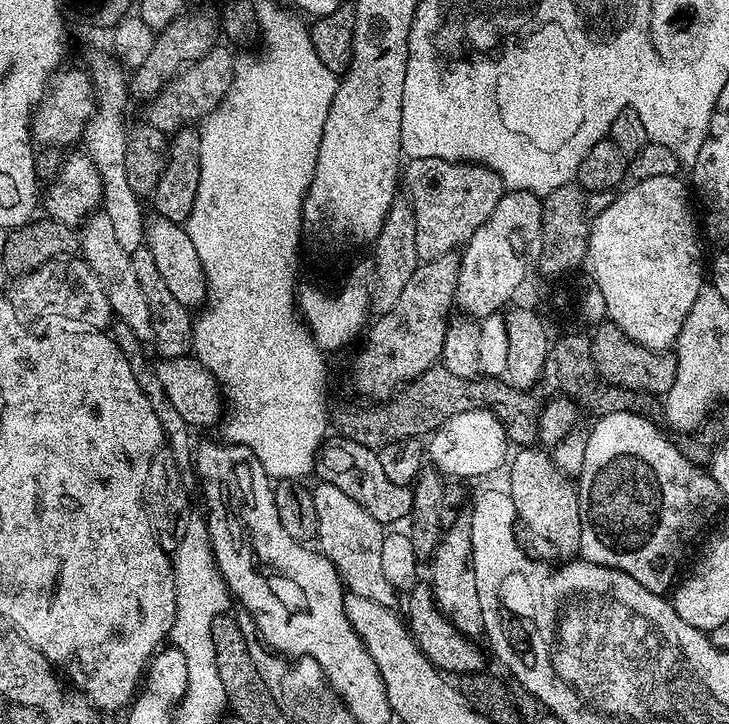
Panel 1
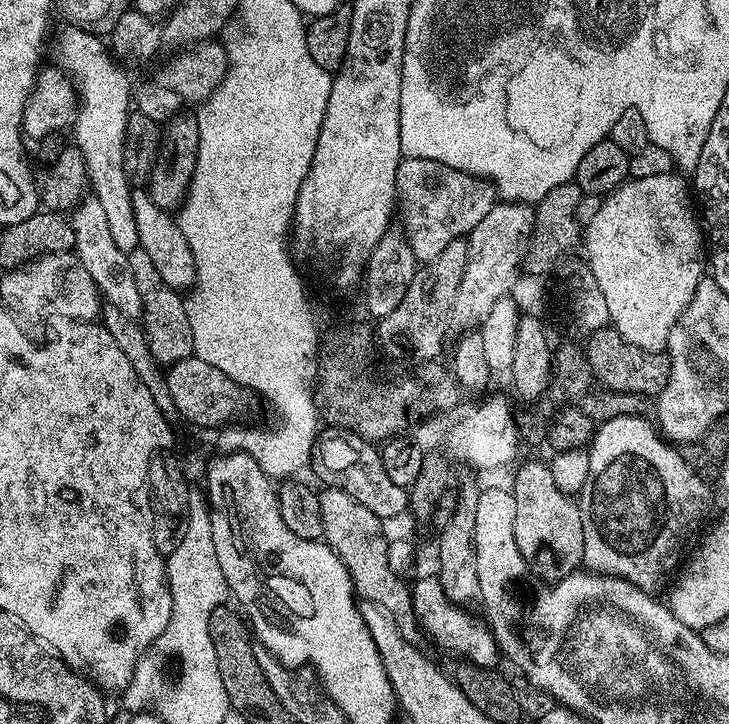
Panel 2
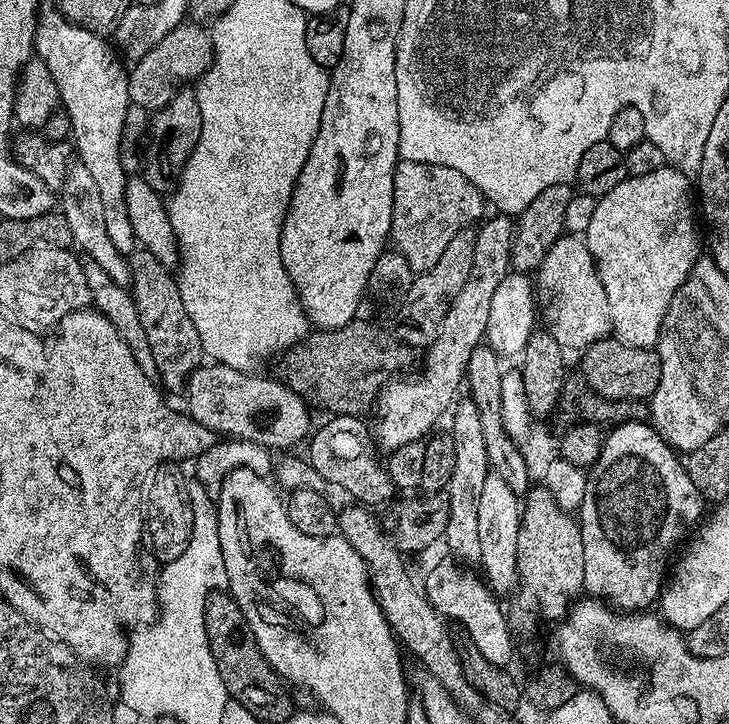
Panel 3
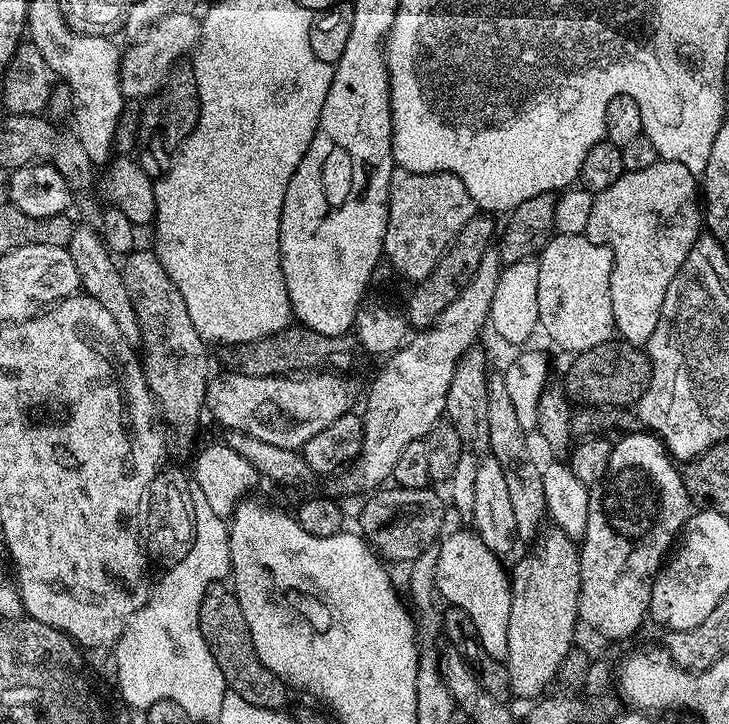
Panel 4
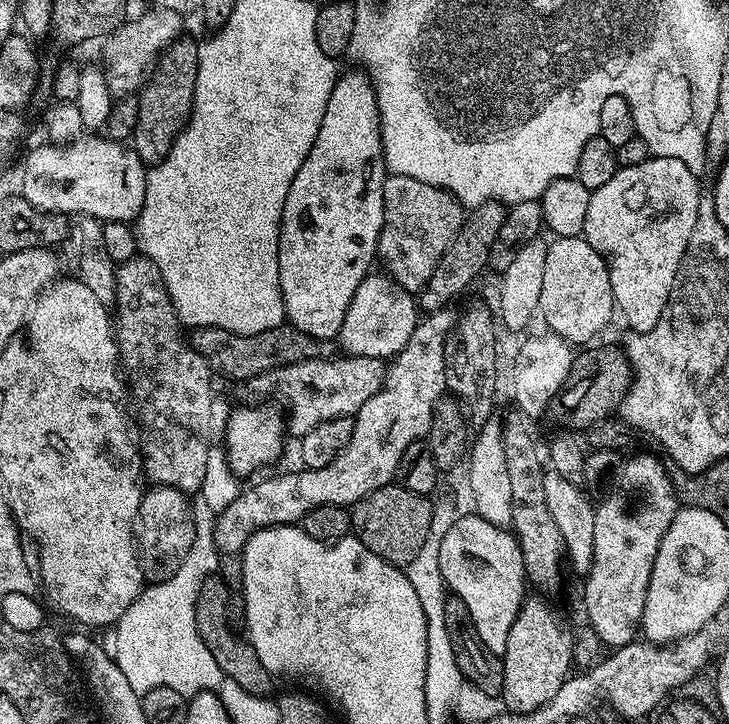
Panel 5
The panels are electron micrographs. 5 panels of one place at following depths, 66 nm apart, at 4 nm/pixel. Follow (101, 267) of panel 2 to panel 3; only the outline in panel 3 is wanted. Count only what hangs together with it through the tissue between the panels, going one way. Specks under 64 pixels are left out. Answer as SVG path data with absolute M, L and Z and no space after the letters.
M78 160L69 163L60 197L62 197L60 210L64 213L64 217L70 225L73 243L78 248L80 246L83 250L81 250L81 253L83 255L88 254L91 263L102 267L102 270L106 271L106 274L113 278L114 282L124 287L129 287L131 285L132 272L129 270L127 257L122 256L111 244L107 235L102 197L99 196L98 186L95 185L90 170L86 169L86 166L82 165Z

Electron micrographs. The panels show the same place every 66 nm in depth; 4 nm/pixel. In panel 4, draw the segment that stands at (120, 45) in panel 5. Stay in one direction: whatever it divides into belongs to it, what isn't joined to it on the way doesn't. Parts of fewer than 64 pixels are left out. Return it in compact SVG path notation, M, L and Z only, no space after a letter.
M190 13L171 14L157 21L155 27L148 28L135 42L137 44L120 57L120 89L125 101L144 102L164 87L172 69L183 61L180 59L199 44L200 20Z

